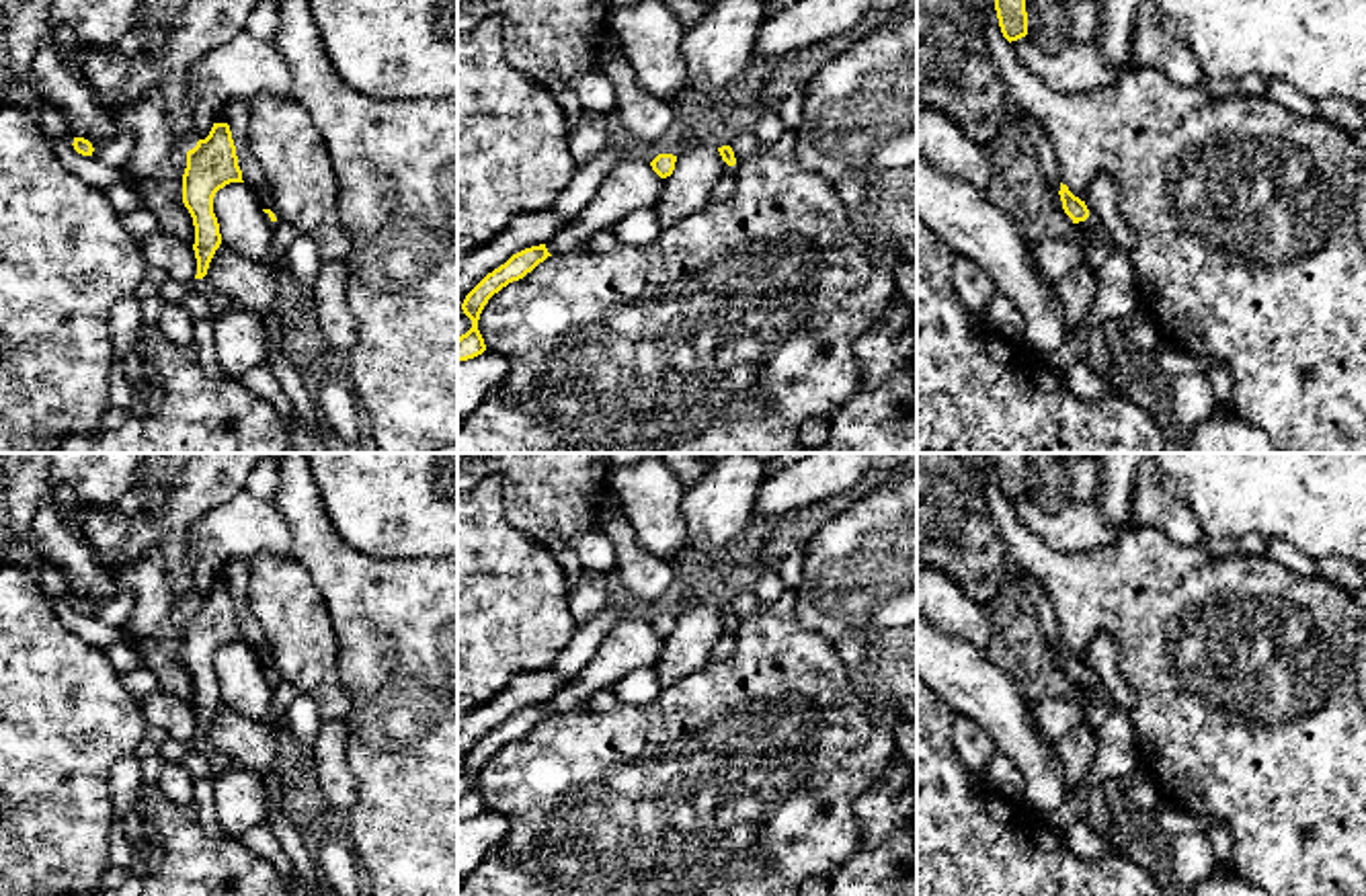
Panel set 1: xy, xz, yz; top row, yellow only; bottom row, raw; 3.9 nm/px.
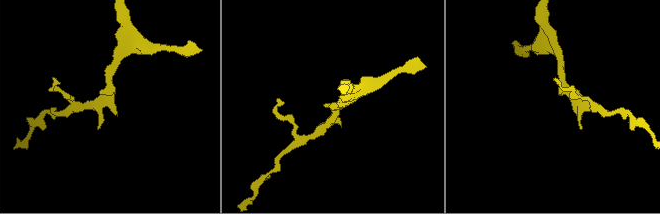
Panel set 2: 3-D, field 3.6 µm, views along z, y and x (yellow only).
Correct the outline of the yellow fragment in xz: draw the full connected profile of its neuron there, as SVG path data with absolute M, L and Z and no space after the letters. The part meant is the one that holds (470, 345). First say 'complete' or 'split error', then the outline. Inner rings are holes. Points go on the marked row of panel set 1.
complete | M546 244L513 254L505 264L488 273L464 299L461 310L472 320L472 328L457 338L457 363L474 359L486 351L478 330L478 320L488 299L513 281L523 279L539 262L552 256Z

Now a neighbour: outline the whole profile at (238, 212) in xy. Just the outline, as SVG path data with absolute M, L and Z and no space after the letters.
M230 182L213 197L222 244L240 256L265 260L271 248L271 230L256 193L246 182Z

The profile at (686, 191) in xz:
M695 148L677 156L675 170L654 205L662 228L699 213L710 203L710 191L724 176L718 148Z

